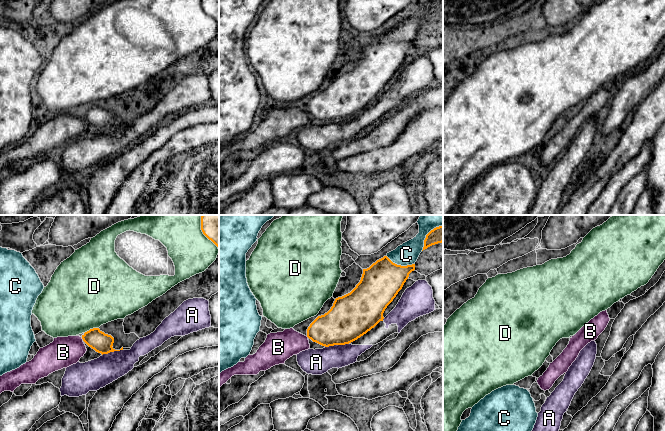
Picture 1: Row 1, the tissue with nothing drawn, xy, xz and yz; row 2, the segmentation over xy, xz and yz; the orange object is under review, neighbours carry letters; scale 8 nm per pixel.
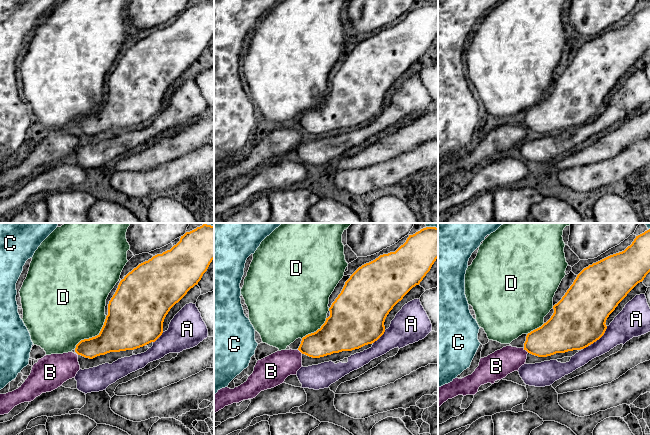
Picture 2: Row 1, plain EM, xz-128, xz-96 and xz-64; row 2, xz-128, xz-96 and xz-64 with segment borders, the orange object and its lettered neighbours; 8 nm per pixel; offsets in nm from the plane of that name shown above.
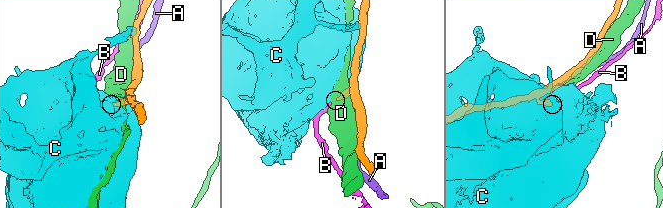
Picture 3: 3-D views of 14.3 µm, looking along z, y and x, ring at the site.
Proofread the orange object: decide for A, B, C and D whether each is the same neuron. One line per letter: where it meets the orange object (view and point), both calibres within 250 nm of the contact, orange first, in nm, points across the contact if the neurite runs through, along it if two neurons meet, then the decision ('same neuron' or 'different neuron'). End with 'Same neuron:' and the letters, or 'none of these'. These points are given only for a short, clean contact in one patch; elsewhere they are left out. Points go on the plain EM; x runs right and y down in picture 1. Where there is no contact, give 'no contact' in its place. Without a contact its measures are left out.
A: meets orange in xz at (336, 120); 340 nm thick on the orange side, 200 nm on the other; different neuron
B: meets orange in xy at (82, 114); 160 nm thick on the orange side, 240 nm on the other; border along xy (81, 113), (83, 116); different neuron
C: meets orange in xz at (400, 41); 320 nm thick on the orange side, 180 nm on the other; different neuron
D: meets orange in xy at (91, 105); 160 nm thick on the orange side, 500 nm on the other; different neuron
Same neuron: none of these

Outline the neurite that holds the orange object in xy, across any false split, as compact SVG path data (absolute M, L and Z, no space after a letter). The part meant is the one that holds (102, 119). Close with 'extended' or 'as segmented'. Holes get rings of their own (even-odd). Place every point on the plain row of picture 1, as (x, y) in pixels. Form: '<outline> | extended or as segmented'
M93 104L90 105L89 107L85 108L82 111L83 117L92 125L94 125L96 128L103 130L108 130L110 128L114 127L120 127L120 126L115 126L112 122L114 119L114 114L111 111L105 110L102 108L99 104Z | as segmented

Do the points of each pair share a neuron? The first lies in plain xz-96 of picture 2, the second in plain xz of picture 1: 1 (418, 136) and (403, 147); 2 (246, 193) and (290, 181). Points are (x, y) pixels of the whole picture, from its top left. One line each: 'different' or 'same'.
1: different
2: different

